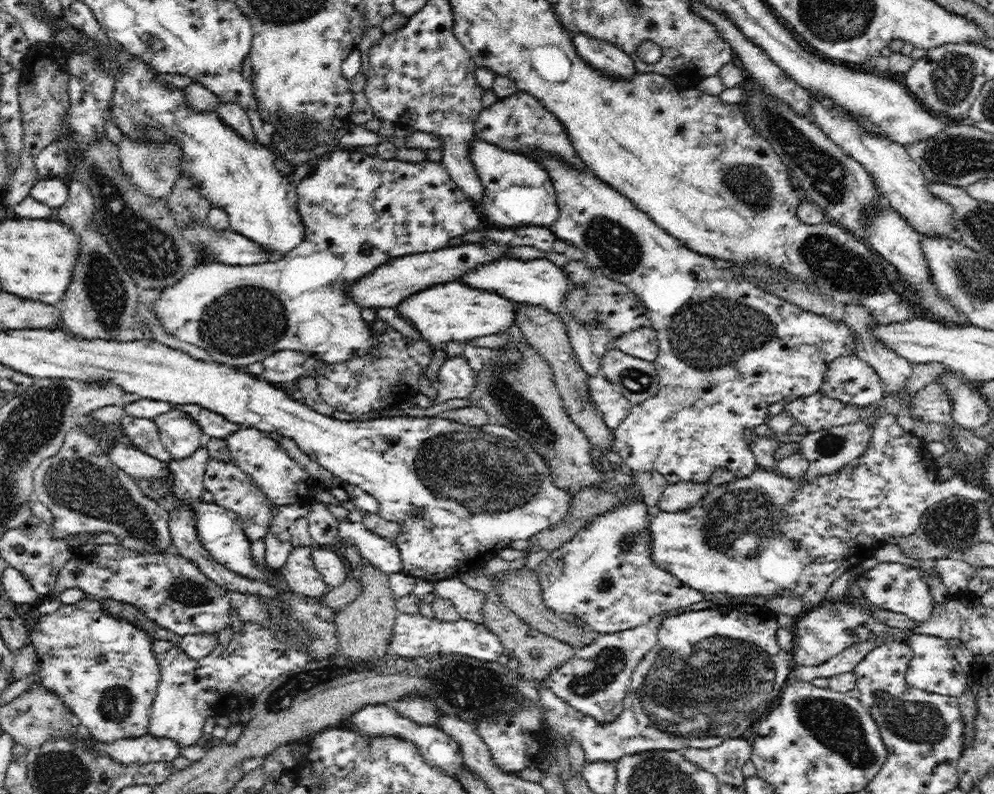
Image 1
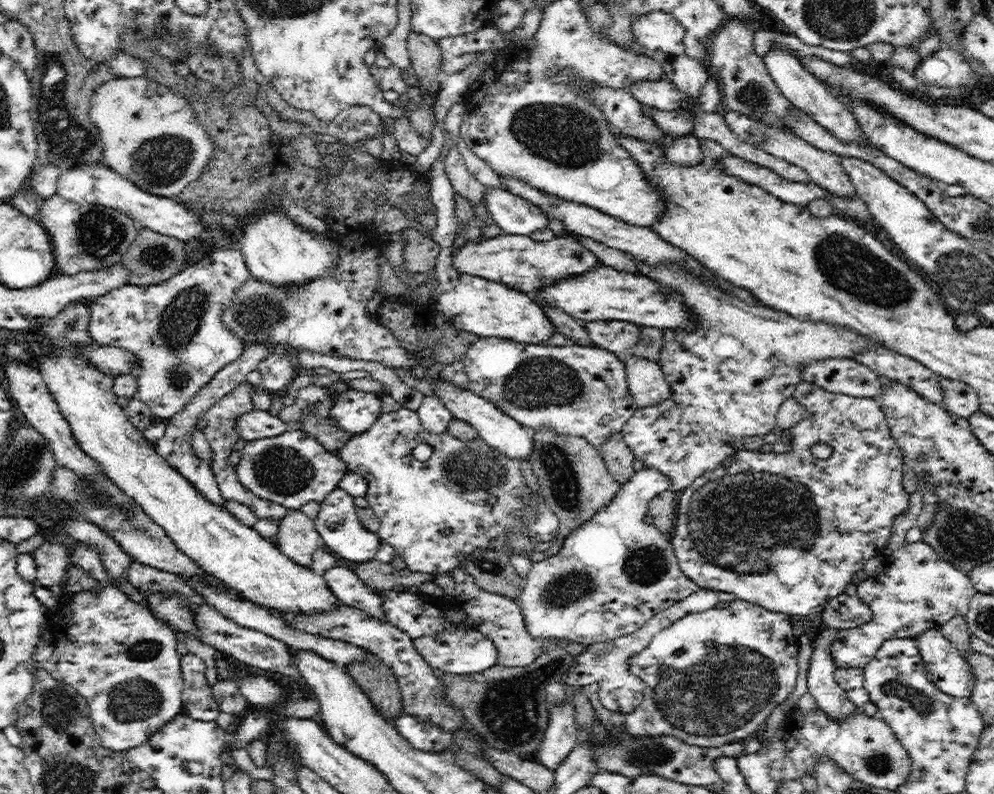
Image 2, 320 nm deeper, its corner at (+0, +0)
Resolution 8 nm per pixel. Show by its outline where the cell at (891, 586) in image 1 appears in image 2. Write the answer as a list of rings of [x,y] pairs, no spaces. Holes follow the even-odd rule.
[[[924,540],[906,543],[902,548],[894,550],[883,557],[882,564],[876,572],[857,585],[857,595],[871,610],[870,622],[854,628],[839,630],[836,641],[830,646],[831,656],[836,666],[864,668],[874,659],[883,642],[891,638],[912,638],[921,635],[928,628],[938,629],[956,614],[966,615],[969,602],[977,590],[970,582],[969,574],[942,560],[938,553]]]

